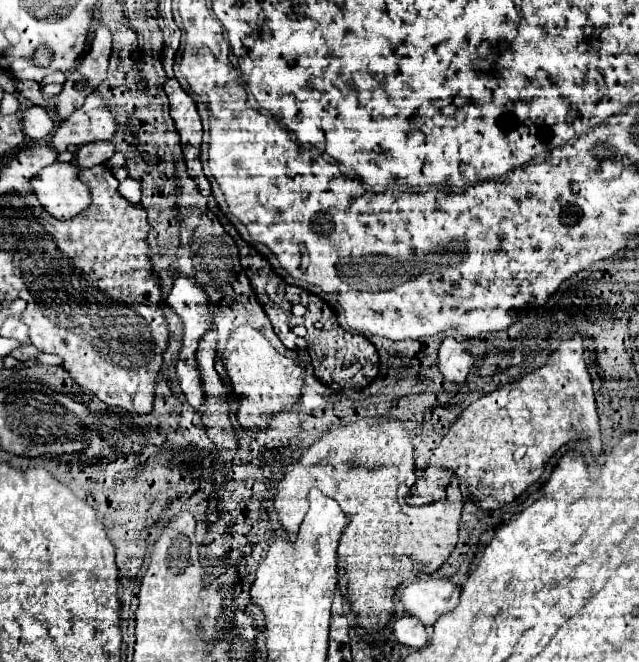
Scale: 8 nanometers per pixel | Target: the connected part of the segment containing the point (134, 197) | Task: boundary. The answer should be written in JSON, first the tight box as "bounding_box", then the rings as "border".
{"bounding_box":[118,178,140,204],"border":[[[126,178],[124,182],[120,182],[118,192],[120,192],[128,202],[134,202],[134,204],[140,202],[140,184],[138,184],[136,180],[132,180],[132,178]]]}

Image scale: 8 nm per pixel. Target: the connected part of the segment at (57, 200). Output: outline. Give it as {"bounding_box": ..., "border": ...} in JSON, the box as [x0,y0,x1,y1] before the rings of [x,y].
{"bounding_box":[32,162,90,218],"border":[[[54,162],[42,168],[32,178],[32,188],[40,204],[54,218],[74,218],[90,204],[90,192],[78,180],[78,168],[74,164]]]}

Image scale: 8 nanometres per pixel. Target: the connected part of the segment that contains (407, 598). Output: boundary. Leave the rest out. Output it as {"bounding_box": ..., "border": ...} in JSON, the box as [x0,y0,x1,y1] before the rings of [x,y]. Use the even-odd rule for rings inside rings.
{"bounding_box":[398,578,460,626],"border":[[[428,578],[400,586],[398,598],[410,616],[416,616],[424,626],[432,626],[442,614],[456,608],[460,588],[446,578]]]}

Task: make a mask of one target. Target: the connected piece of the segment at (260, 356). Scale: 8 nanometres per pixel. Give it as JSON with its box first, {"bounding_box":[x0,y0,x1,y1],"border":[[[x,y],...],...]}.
{"bounding_box":[218,324,304,428],"border":[[[248,324],[238,326],[226,340],[224,348],[218,350],[218,358],[230,376],[234,394],[238,396],[238,414],[244,428],[266,428],[270,414],[290,410],[298,402],[304,384],[304,366],[296,358],[280,354],[256,328]]]}

